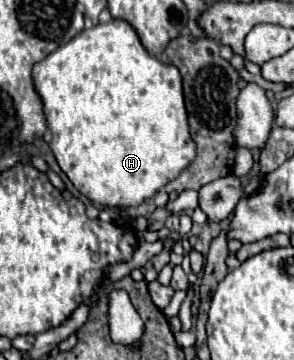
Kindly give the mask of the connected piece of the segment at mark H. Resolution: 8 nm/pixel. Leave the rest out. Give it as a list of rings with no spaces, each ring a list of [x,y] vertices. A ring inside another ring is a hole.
[[[112,20],[80,32],[68,44],[36,62],[32,76],[44,102],[47,126],[52,132],[50,148],[58,166],[74,188],[94,204],[110,208],[140,206],[196,158],[180,72],[172,64],[164,64],[146,52],[136,30],[128,22]]]

